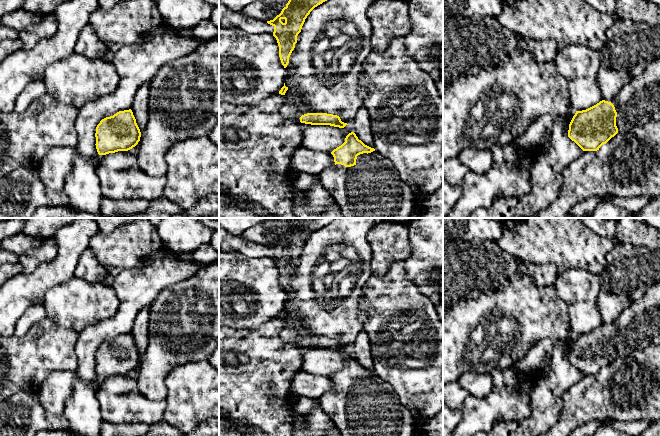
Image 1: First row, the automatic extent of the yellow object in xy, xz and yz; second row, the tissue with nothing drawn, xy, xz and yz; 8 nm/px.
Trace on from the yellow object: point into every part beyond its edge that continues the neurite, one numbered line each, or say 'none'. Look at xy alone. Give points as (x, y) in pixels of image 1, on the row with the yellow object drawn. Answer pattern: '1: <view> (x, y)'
none

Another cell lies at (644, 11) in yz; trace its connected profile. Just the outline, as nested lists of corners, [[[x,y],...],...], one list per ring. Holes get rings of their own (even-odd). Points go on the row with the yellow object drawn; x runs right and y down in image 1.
[[[615,0],[615,14],[623,20],[660,26],[660,8],[649,0]]]

